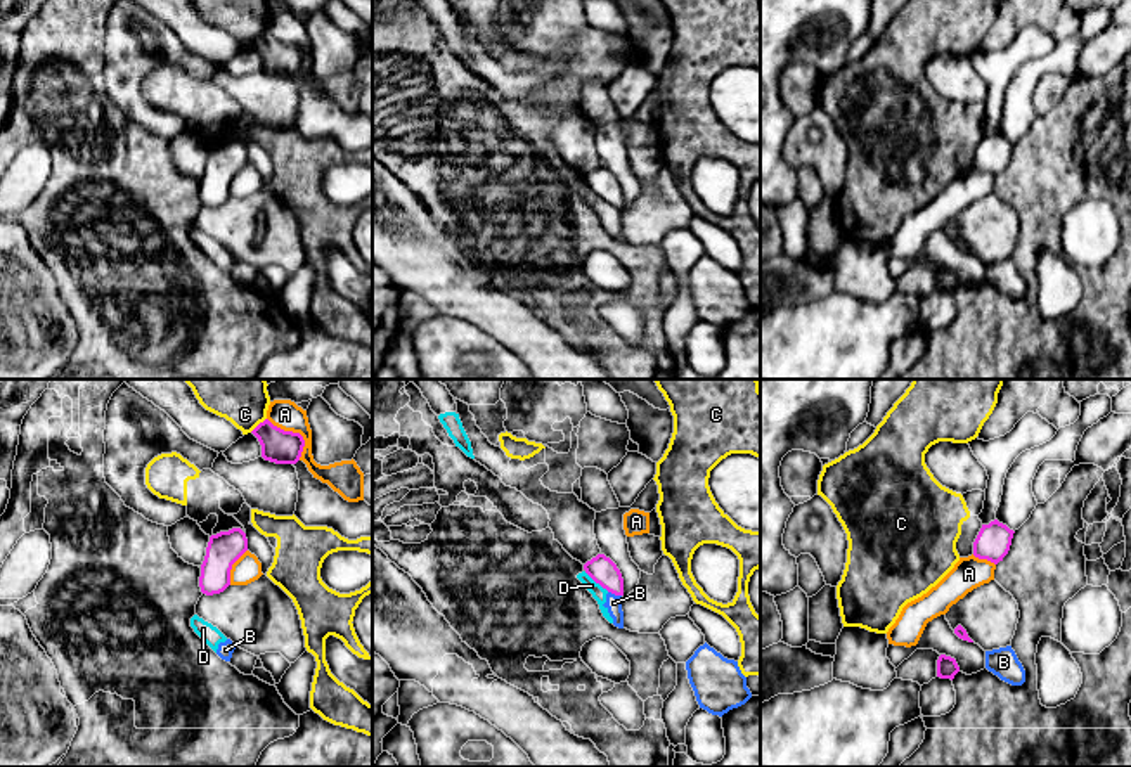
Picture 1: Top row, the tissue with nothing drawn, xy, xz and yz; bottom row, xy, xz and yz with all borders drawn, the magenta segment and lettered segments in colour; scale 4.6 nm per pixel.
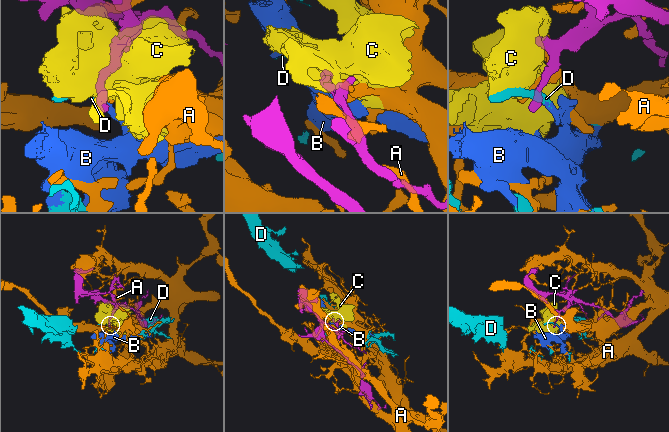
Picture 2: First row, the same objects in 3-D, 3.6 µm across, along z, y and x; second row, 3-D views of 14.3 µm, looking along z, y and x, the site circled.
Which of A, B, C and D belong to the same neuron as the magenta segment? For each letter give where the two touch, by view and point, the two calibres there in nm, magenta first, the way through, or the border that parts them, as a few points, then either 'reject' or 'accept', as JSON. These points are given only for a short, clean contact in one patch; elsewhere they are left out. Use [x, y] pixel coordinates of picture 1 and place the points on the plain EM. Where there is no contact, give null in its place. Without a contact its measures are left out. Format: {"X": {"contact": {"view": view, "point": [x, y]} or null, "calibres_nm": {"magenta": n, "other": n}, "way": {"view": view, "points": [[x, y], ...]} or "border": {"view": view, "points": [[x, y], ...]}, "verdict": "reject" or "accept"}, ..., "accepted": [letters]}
{"A": {"contact": {"view": "xy", "point": [297, 45]}, "calibres_nm": {"magenta": 160, "other": 140}, "verdict": "reject"}, "B": {"contact": {"view": "xz", "point": [615, 206]}, "calibres_nm": {"magenta": 120, "other": 80}, "border": {"view": "xz", "points": [[608, 203], [620, 208]]}, "verdict": "reject"}, "C": {"contact": {"view": "xy", "point": [258, 37]}, "calibres_nm": {"magenta": 160, "other": 190}, "verdict": "reject"}, "D": {"contact": {"view": "xz", "point": [596, 194]}, "calibres_nm": {"magenta": 120, "other": 70}, "border": {"view": "xz", "points": [[584, 184], [608, 203]]}, "verdict": "reject"}, "accepted": []}

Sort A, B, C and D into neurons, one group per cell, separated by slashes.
A / B D / C

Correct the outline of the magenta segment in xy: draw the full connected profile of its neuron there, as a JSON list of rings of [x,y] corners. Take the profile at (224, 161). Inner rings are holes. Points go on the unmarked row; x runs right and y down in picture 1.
[[[241,140],[210,149],[201,177],[199,199],[206,208],[220,206],[230,197],[232,177],[248,163],[248,151]]]

